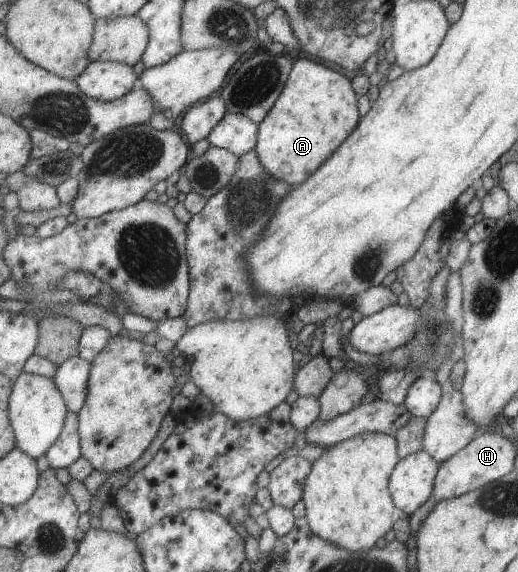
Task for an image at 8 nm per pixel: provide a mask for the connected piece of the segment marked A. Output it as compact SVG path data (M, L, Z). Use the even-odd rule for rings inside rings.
M295 55L277 101L257 124L258 135L254 149L263 167L273 177L286 181L292 187L302 184L355 129L359 121L356 100L351 82L345 75L324 67L321 62L309 57Z

